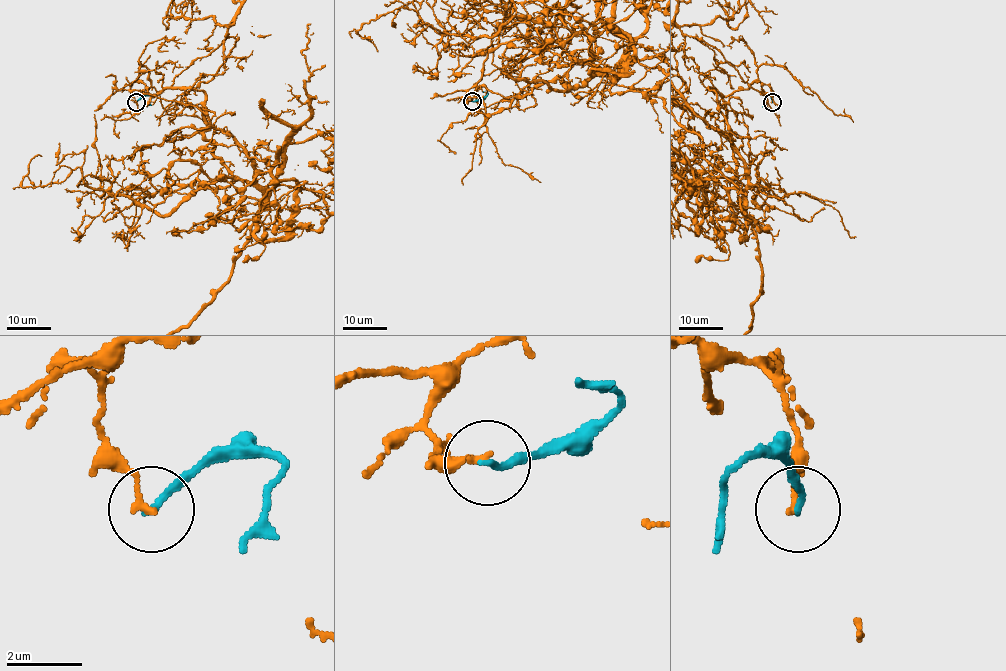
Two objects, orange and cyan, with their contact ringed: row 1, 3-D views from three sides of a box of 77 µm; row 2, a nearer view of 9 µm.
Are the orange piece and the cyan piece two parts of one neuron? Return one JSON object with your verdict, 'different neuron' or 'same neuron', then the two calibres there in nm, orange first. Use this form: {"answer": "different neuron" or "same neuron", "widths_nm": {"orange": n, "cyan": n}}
{"answer": "different neuron", "widths_nm": {"orange": 180, "cyan": 180}}

